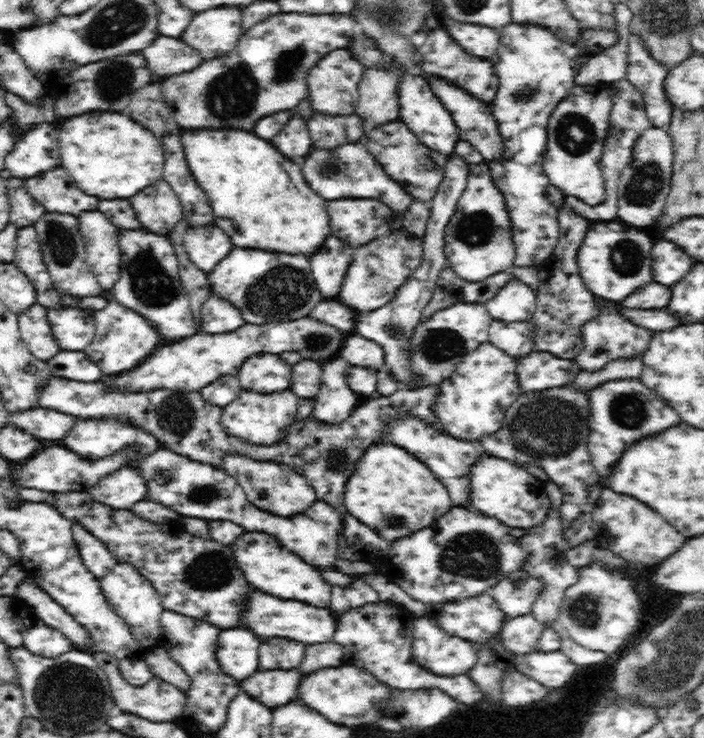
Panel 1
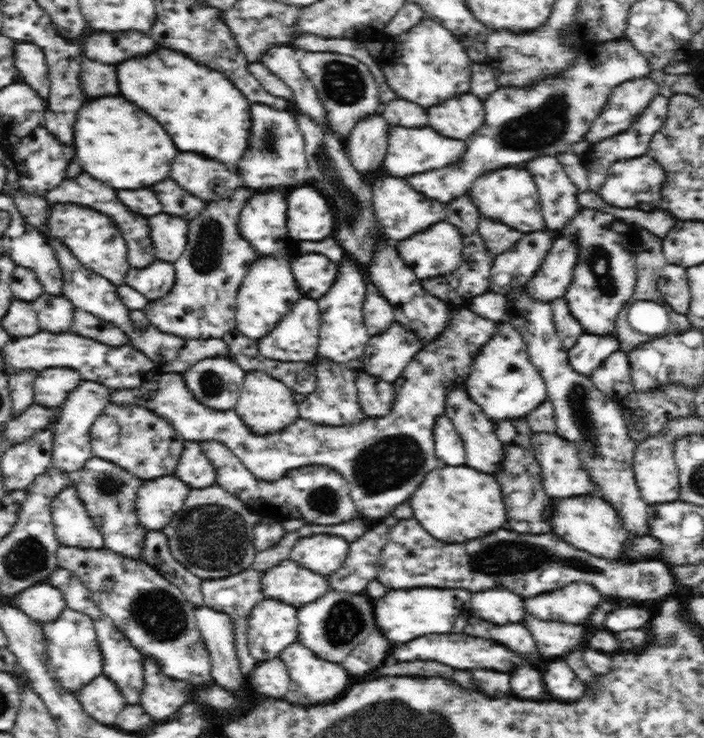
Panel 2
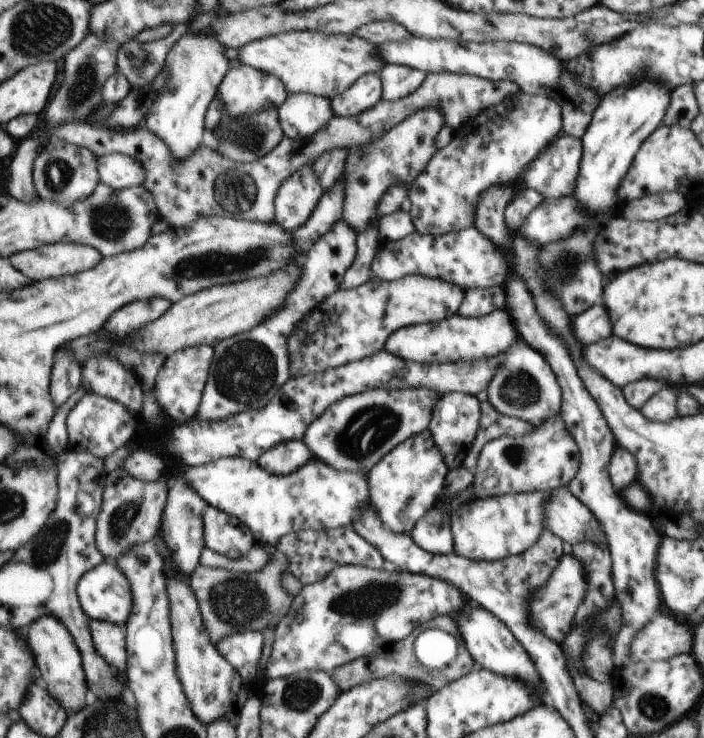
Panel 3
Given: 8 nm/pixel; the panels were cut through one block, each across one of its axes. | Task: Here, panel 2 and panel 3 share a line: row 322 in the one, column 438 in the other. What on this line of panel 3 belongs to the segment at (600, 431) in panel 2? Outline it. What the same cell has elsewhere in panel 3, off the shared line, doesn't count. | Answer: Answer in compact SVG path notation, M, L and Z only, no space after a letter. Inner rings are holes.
M434 507L425 510L424 517L413 526L409 534L421 550L432 554L450 554L453 539L449 516Z

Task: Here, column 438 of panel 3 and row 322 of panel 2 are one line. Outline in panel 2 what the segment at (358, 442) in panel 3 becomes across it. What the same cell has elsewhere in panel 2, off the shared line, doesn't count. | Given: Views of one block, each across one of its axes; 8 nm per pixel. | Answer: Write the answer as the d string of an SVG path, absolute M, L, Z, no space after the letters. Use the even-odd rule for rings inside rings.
M395 321L381 335L369 338L358 367L372 376L393 383L423 347L414 331Z

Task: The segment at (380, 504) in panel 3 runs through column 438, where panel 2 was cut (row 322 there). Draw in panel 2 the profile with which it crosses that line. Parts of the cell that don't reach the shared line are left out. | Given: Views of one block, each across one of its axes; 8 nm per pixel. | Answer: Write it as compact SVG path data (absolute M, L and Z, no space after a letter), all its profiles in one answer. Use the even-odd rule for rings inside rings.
M468 306L452 307L452 322L450 326L433 342L418 351L416 357L405 366L404 372L392 383L396 387L393 409L382 417L368 417L359 419L354 424L344 426L322 425L310 419L298 417L283 431L271 435L258 435L242 422L236 411L216 410L204 406L189 391L185 379L180 374L158 372L156 379L144 383L138 388L123 388L111 393L111 402L116 405L138 405L147 408L158 416L166 419L174 427L177 434L185 441L204 442L216 441L226 445L238 458L242 458L244 466L260 481L277 481L285 477L290 470L302 469L306 466L324 466L338 471L349 482L350 496L360 516L364 516L373 524L392 513L392 508L406 502L420 482L424 480L424 472L438 468L436 460L433 428L437 417L444 416L444 400L446 400L446 384L450 382L465 382L473 366L474 357L481 350L481 346L497 332L497 326L492 320L485 320L470 311Z

